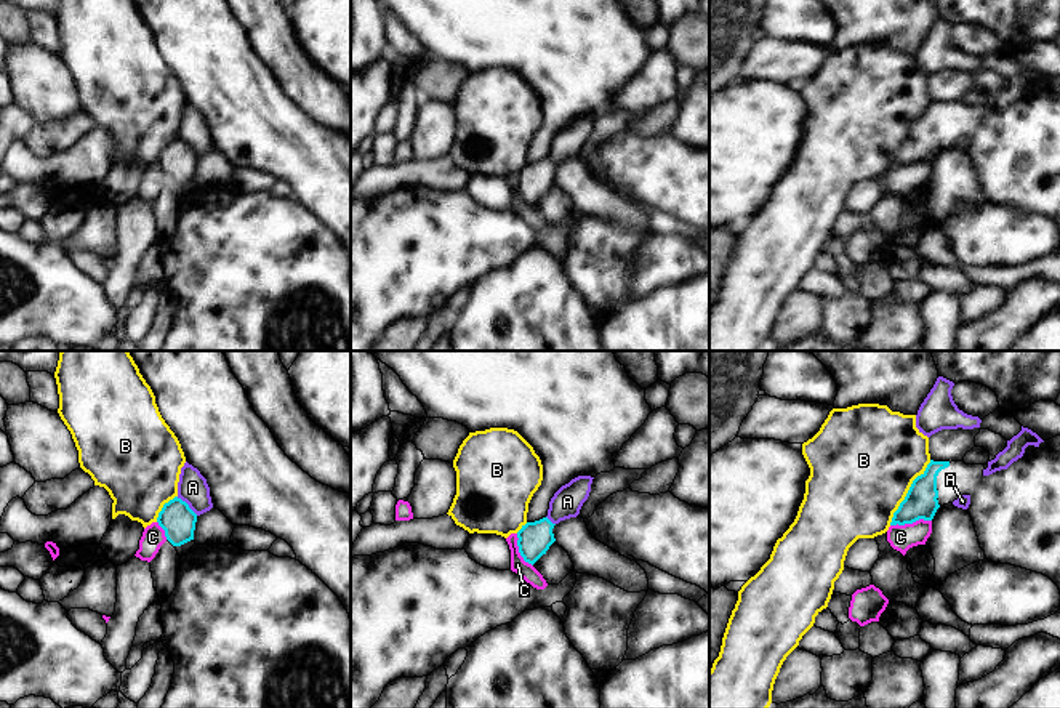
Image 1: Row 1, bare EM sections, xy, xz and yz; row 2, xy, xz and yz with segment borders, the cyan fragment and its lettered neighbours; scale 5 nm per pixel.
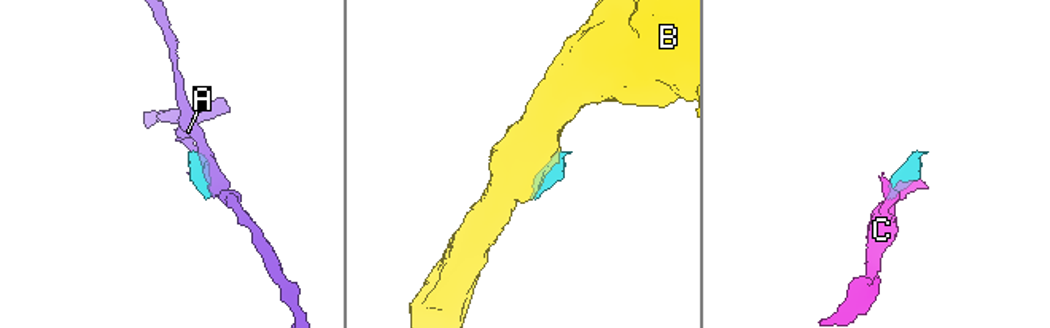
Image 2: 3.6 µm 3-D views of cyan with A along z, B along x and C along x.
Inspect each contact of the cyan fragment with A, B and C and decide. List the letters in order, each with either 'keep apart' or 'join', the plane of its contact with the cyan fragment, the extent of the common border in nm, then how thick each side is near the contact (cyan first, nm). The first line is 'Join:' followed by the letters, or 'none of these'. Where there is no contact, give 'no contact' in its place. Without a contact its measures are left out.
Join: none of these
A: keep apart; contact in xy; length 140 nm; calibres 170 and 150 nm
B: keep apart; contact in yz; length 380 nm; calibres 160 and 480 nm
C: keep apart; contact in yz; length 220 nm; calibres 160 and 130 nm

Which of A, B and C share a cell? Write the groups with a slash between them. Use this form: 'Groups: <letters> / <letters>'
Groups: A / B / C

